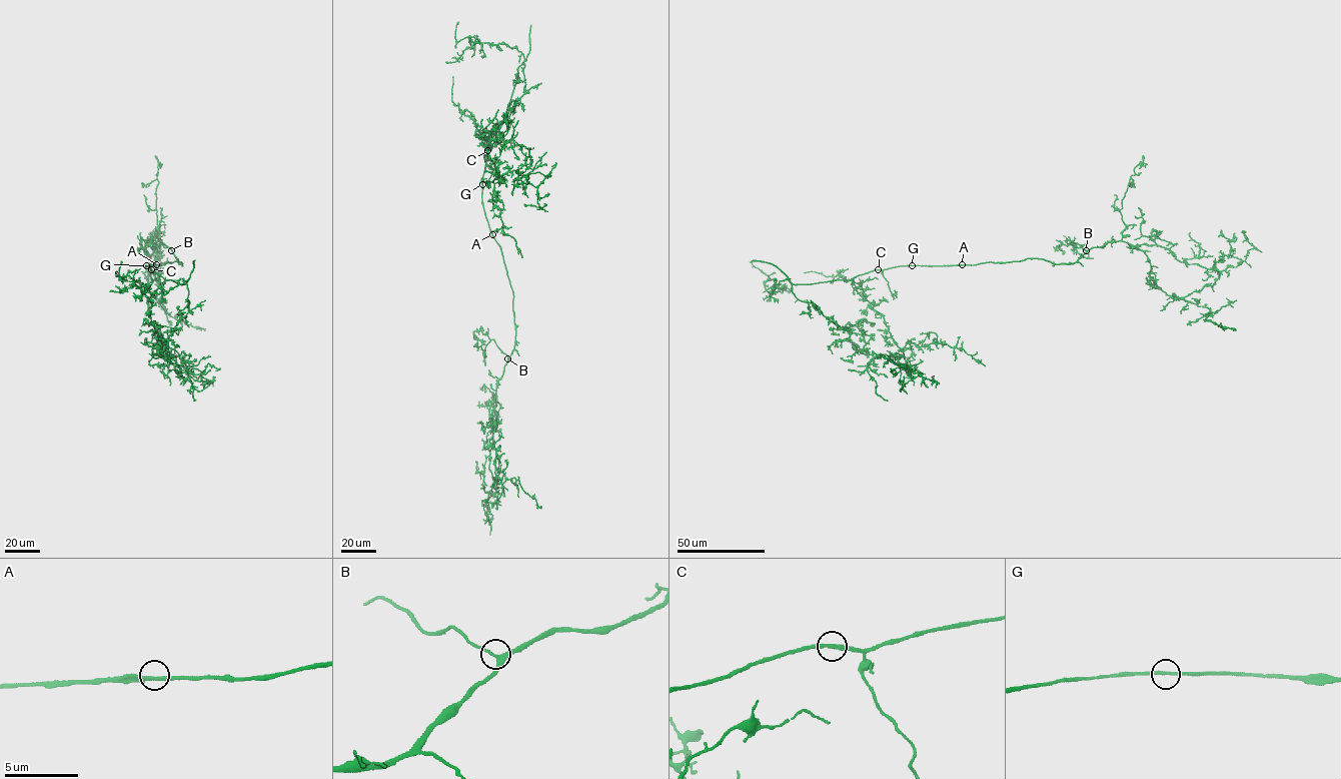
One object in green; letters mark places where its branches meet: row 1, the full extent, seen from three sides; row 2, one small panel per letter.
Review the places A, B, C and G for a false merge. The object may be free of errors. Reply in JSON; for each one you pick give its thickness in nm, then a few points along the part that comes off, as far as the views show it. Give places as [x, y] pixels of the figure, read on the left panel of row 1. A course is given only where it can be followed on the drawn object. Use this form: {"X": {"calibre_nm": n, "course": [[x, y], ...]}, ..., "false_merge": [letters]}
{"false_merge": []}

